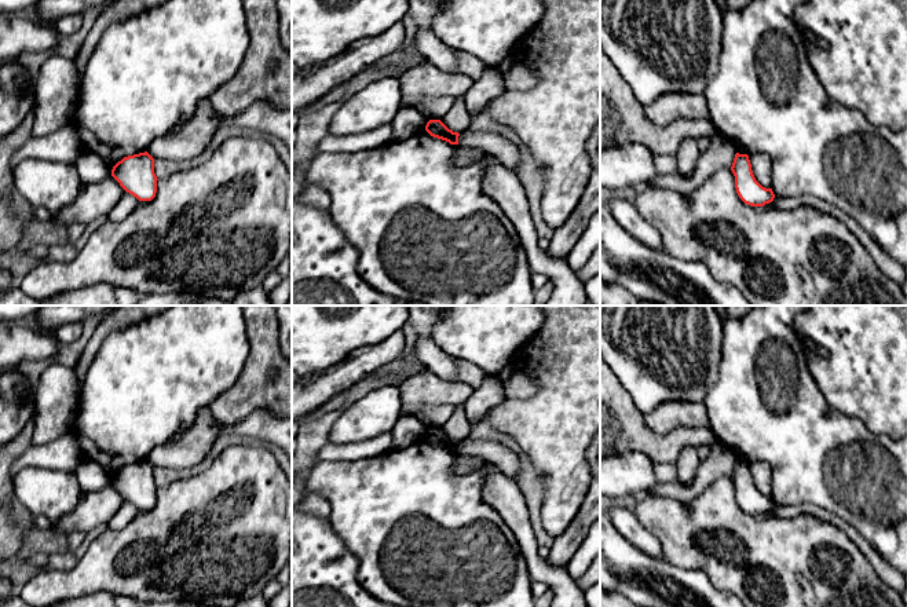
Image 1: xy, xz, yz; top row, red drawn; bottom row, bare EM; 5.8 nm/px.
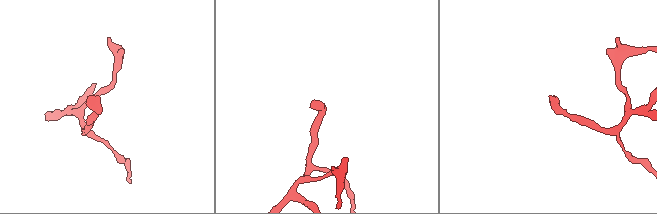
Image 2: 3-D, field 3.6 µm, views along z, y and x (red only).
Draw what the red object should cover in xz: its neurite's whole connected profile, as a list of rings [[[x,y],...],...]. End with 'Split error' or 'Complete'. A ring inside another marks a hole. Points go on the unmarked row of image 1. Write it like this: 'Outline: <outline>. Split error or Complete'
Outline: [[[429,428],[425,434],[425,439],[438,447],[446,449],[450,453],[458,453],[458,440],[449,438],[440,428]]]. Complete

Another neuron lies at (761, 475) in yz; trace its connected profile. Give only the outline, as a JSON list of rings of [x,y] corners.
[[[767,462],[749,464],[751,479],[756,489],[765,497],[771,497],[772,493],[772,472]]]

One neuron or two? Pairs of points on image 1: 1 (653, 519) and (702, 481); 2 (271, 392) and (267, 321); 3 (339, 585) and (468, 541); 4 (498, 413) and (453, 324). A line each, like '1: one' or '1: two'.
1: two
2: one
3: two
4: two

